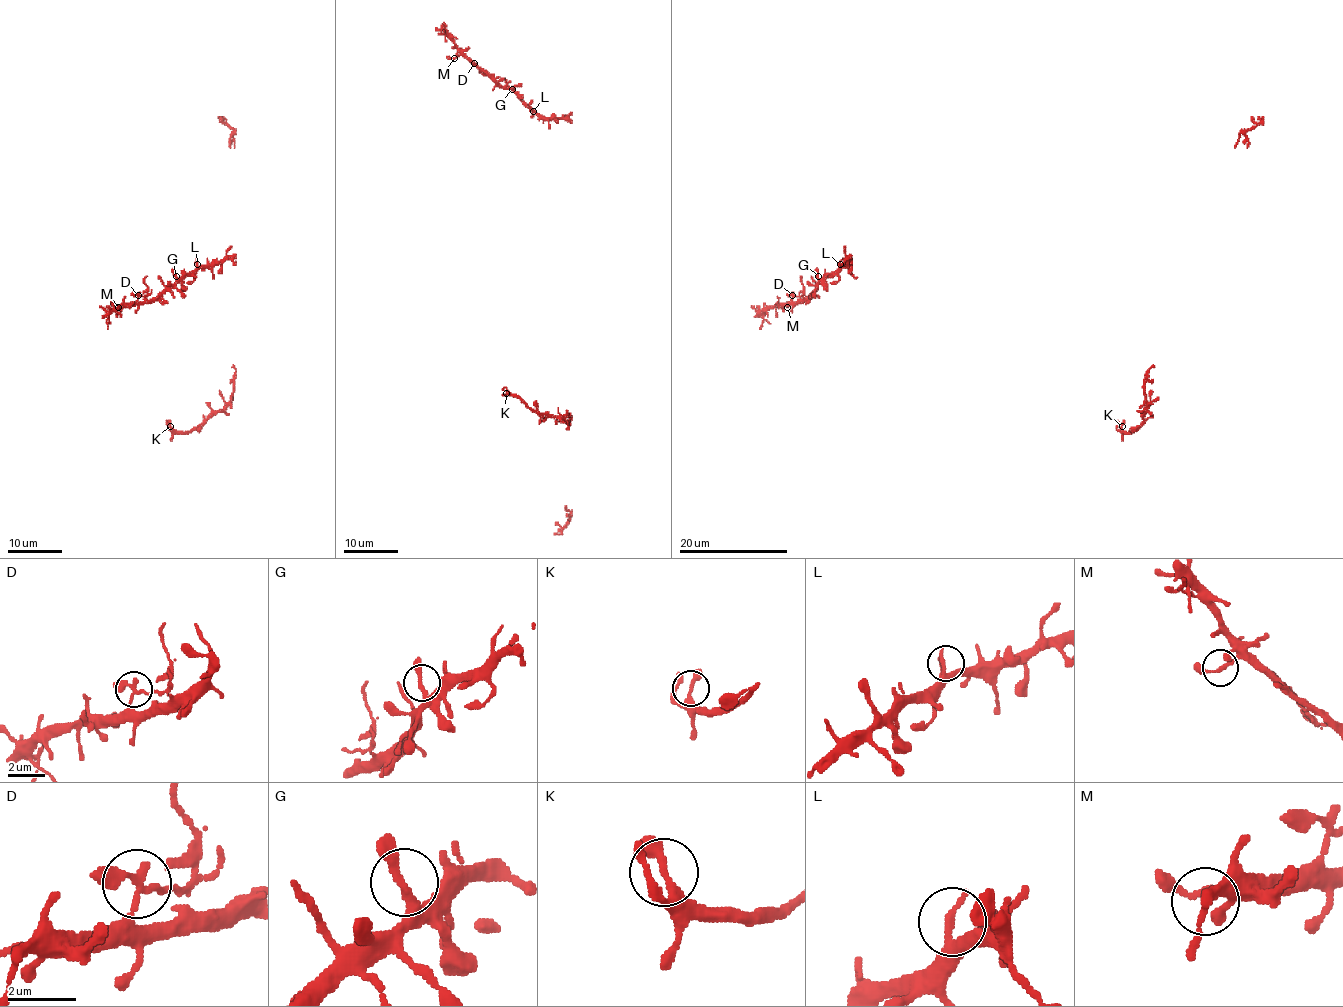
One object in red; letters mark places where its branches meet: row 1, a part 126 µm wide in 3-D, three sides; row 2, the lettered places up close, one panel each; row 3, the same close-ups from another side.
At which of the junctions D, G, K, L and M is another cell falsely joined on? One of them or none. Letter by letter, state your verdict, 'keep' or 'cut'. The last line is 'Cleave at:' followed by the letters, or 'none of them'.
D: cut
G: keep
K: keep
L: keep
M: keep
Cleave at: D

